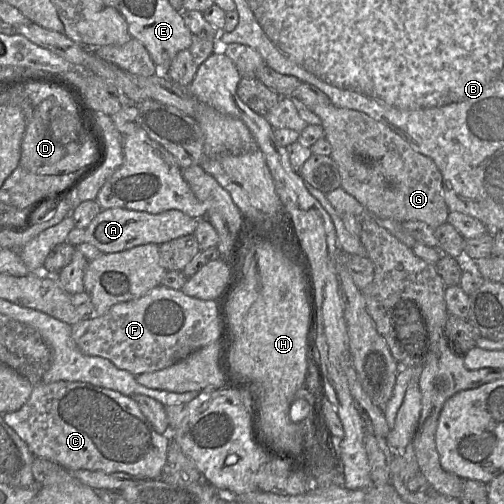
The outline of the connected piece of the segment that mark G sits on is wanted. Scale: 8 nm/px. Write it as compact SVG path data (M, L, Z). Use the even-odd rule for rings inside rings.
M333 104L308 107L322 120L325 138L332 147L341 187L375 218L397 222L422 221L436 229L448 220L443 179L435 162L415 151L398 133L369 115Z

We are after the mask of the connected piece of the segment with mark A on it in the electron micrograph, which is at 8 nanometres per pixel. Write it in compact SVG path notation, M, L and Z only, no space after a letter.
M126 208L102 209L85 229L85 242L92 244L102 253L116 253L135 246L162 243L193 234L197 220L179 210L166 210L161 213L129 210Z

